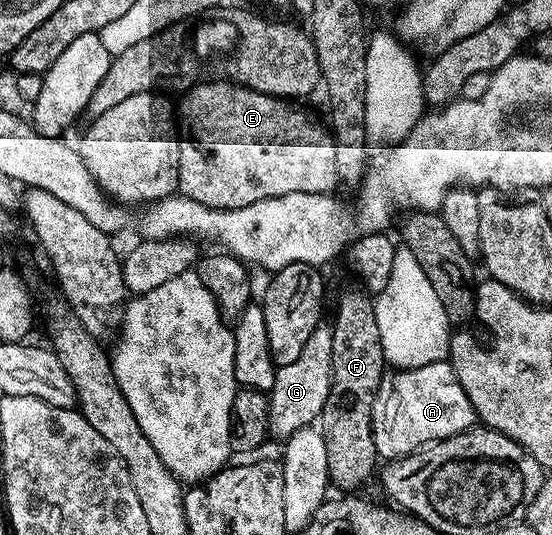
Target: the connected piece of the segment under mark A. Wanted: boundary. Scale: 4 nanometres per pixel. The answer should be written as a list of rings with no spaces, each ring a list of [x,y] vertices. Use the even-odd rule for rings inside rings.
[[[451,362],[431,363],[409,371],[392,369],[385,374],[384,380],[380,383],[372,410],[372,432],[376,453],[384,461],[400,459],[437,439],[445,439],[467,431],[476,422],[474,405],[470,405],[470,397],[466,397]]]

